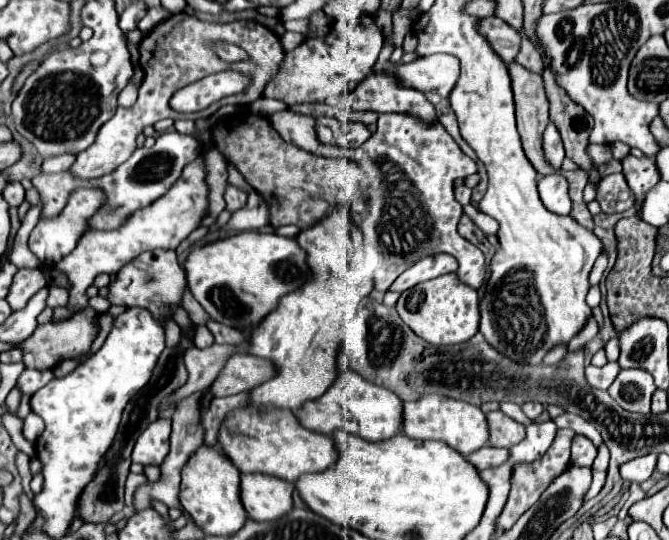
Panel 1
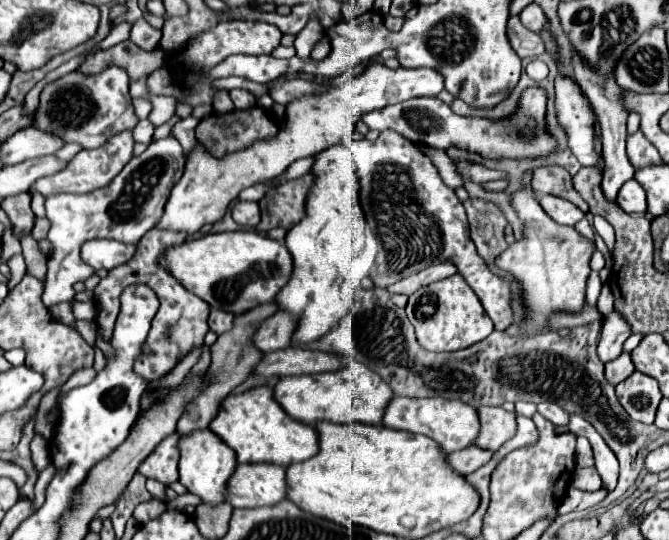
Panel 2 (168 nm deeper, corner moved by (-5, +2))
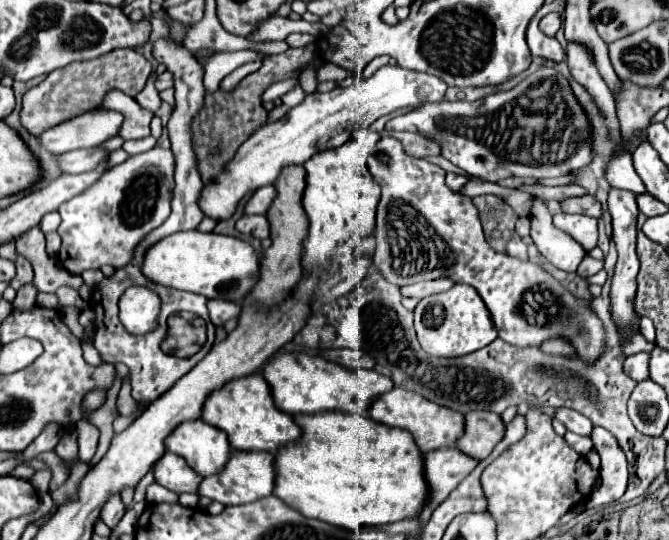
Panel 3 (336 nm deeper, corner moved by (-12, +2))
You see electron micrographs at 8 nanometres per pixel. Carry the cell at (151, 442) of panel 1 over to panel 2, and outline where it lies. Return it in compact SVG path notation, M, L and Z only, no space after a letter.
M173 432L163 442L155 446L155 450L141 462L139 472L147 478L155 478L163 484L171 484L179 478L177 462L179 462L179 434Z

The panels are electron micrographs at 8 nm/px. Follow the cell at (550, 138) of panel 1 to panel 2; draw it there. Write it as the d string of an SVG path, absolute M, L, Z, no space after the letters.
M559 74L559 76L555 78L555 114L557 114L557 122L559 122L559 126L561 126L561 128L565 130L565 134L567 134L569 150L577 156L577 160L579 160L583 166L595 166L595 164L599 164L599 162L601 162L601 166L603 166L603 160L597 160L597 152L593 150L595 116L593 116L593 112L591 112L591 108L589 108L587 100L585 100L585 96L583 96L581 88L579 88L579 86L577 86L577 82L575 82L571 76L567 76L567 74Z

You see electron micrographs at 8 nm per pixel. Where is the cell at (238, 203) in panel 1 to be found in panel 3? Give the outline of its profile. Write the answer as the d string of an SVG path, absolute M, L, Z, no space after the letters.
M242 216L238 222L236 222L236 230L240 234L246 234L246 236L254 236L258 240L264 240L268 238L270 230L268 230L268 220L266 216Z

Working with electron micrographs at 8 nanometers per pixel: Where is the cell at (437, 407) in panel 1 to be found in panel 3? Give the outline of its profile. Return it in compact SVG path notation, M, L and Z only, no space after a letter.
M396 386L390 392L384 392L374 398L372 406L368 408L368 416L380 424L408 430L412 434L416 446L422 452L450 448L464 432L464 416L460 412L444 408L444 406L436 406L434 402L428 402L424 396L404 390L404 388L396 388Z

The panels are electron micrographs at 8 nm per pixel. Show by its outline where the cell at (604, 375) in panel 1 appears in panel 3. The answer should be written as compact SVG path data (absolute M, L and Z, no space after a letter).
M638 352L638 354L628 356L626 362L624 362L626 374L630 378L634 378L636 382L642 382L642 380L650 378L650 374L648 374L648 358L650 358L648 352Z

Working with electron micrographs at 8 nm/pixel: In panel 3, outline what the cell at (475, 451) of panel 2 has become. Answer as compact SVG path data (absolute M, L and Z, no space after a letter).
M456 448L424 454L424 474L430 488L430 502L424 504L424 510L430 506L438 508L440 502L446 500L446 496L456 488L456 484L460 484L460 480L464 480L464 476L468 476L476 464L476 460Z

